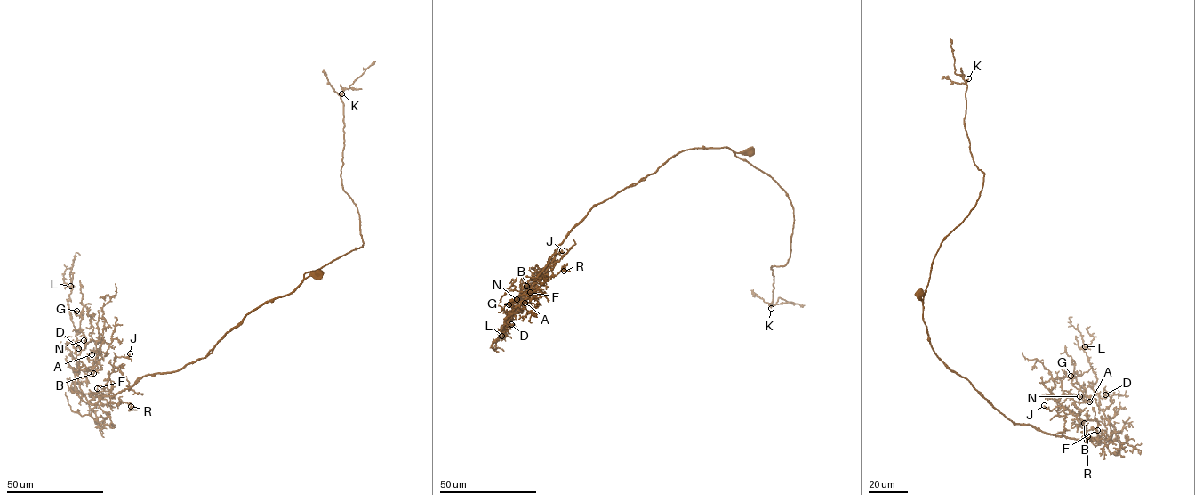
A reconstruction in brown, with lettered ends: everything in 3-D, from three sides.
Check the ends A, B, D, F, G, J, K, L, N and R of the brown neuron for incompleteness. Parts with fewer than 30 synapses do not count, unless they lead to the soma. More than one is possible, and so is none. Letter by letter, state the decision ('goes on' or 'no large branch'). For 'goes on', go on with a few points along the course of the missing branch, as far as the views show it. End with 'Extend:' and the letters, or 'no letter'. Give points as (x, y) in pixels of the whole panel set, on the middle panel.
A: no large branch
B: no large branch
D: no large branch
F: goes on
G: no large branch
J: no large branch
K: no large branch
L: no large branch
N: no large branch
R: no large branch
Extend: F

